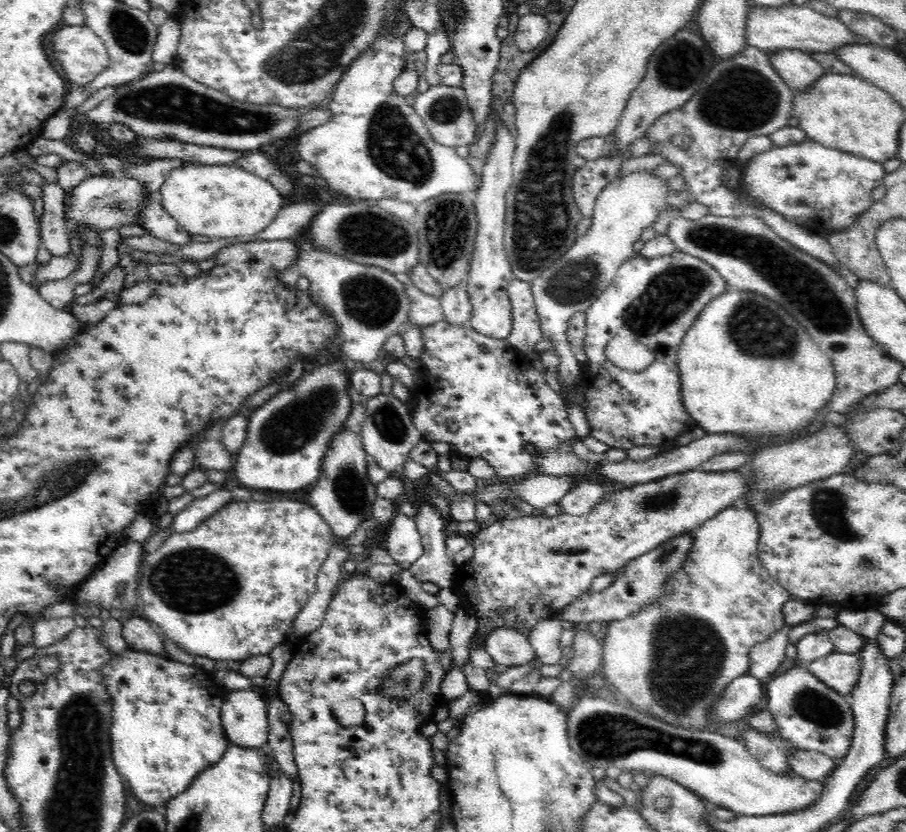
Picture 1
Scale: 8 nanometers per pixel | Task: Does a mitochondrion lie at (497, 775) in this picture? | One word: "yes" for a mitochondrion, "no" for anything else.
no

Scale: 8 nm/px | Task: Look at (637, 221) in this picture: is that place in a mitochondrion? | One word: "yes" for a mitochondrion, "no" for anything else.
no

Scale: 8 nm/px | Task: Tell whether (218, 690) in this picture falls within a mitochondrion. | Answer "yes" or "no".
no

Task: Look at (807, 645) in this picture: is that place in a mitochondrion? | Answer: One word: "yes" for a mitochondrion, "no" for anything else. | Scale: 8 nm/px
no

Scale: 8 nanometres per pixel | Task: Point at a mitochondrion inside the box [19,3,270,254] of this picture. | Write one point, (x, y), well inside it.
(131, 33)

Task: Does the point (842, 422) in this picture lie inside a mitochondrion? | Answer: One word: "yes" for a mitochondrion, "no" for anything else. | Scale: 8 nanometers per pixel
no

